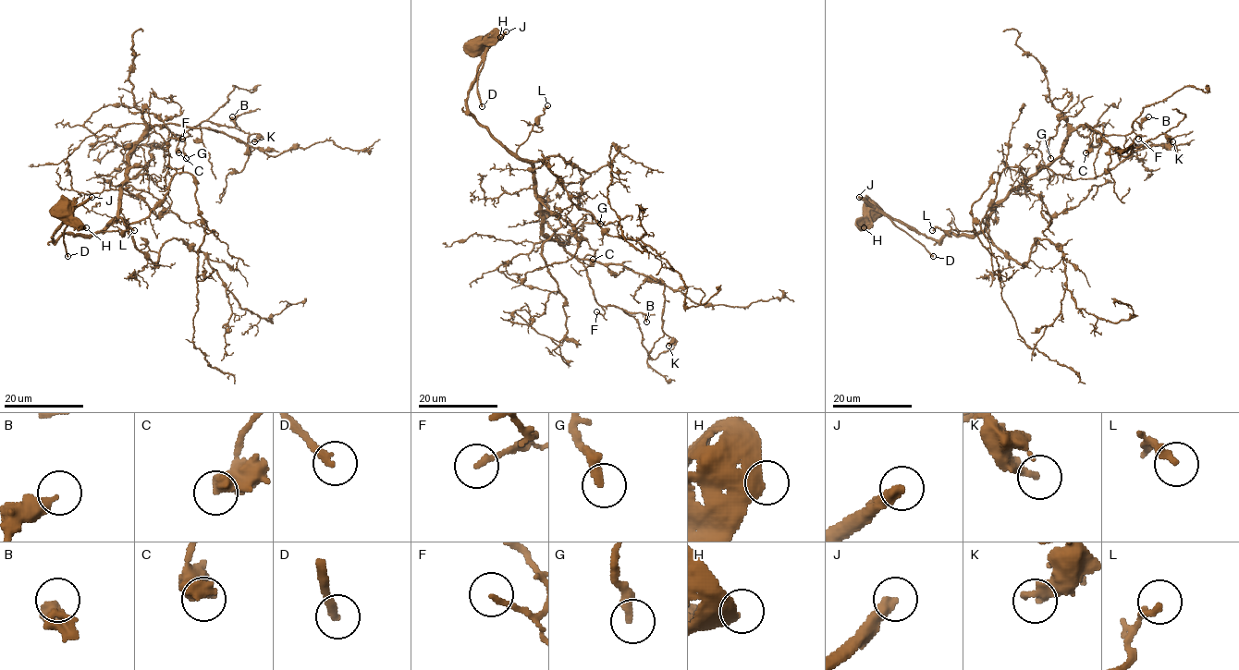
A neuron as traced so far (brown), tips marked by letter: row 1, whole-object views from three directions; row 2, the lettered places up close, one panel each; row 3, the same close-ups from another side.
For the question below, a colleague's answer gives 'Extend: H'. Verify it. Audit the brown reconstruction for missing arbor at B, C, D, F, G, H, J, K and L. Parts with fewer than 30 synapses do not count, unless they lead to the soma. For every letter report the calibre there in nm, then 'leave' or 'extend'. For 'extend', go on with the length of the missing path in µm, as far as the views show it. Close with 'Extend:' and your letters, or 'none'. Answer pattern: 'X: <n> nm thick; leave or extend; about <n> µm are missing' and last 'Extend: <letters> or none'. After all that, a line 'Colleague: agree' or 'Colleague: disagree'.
B: 380 nm thick; leave
C: 650 nm thick; leave
D: 280 nm thick; leave
F: 170 nm thick; leave
G: 340 nm thick; leave
H: 480 nm thick; leave
J: 380 nm thick; extend; about 500 µm are missing
K: 190 nm thick; leave
L: 240 nm thick; leave
Extend: J
Colleague: disagree

